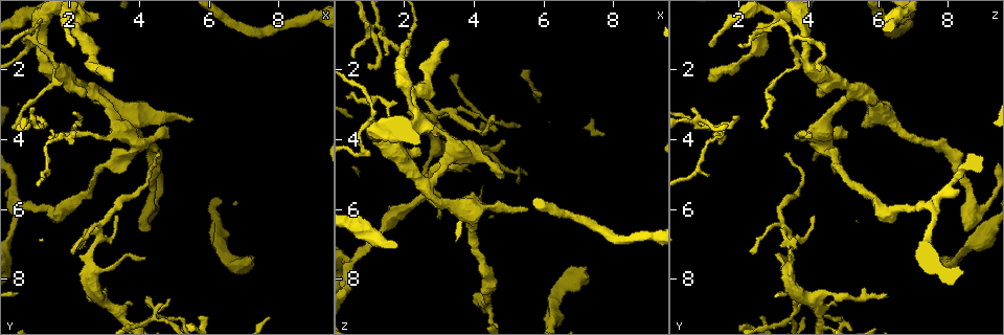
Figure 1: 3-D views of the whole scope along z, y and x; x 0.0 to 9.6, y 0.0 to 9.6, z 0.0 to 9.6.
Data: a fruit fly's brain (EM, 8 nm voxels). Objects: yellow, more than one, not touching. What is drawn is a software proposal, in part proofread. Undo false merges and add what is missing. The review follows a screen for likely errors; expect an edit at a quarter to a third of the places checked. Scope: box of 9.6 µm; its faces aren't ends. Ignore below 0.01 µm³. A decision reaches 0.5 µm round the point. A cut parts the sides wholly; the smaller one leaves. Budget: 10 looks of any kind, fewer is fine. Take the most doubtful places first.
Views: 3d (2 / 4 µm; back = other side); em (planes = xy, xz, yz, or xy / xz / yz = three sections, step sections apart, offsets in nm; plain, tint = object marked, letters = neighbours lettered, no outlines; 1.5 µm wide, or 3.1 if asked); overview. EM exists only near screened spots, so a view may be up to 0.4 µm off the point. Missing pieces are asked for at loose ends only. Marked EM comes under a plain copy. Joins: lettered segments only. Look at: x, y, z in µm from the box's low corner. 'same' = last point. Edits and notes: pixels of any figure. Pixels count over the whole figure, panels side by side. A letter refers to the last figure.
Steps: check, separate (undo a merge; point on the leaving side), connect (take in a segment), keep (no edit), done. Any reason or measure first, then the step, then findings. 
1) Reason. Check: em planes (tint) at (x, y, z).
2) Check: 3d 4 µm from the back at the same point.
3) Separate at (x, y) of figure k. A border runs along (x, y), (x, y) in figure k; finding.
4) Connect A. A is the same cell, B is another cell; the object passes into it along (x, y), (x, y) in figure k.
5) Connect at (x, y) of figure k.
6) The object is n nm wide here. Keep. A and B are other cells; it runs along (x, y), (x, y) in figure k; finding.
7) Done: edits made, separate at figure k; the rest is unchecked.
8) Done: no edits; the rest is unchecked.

Branch stops here. Check: em planes (letters) at (1.40, 3.75, 1.65).

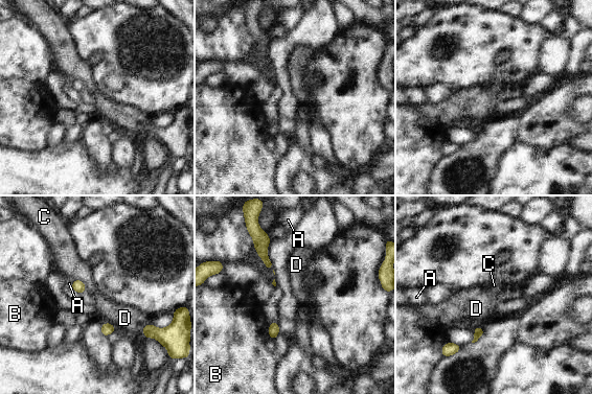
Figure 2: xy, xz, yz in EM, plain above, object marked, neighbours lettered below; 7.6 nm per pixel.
The longest contact is with C, 130 nm. Keep. A, B, C and D are other cells; a border runs along (151, 323), (142, 328), (142, 334) in figure 2; none of them fits.

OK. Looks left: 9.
Tapers out. Check: em planes (letters) at (3.05, 8.55, 6.20).

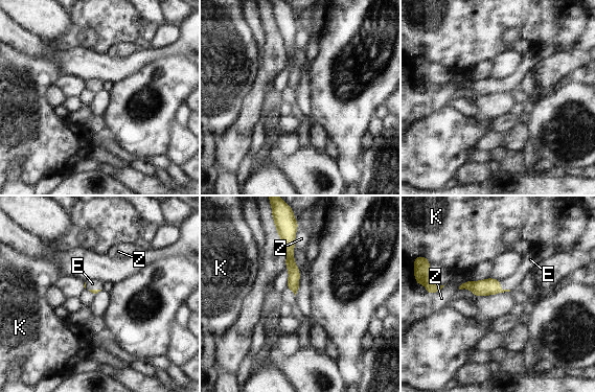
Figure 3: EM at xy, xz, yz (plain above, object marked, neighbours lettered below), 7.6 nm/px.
Connect at (513, 282) of figure 3. E is the same cell, K and Z are other cells; the object passes into it along (487, 286), (502, 290), (513, 282) in figure 3; it goes on there.

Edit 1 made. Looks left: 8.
An open end. Check: em xy step 4 (letters) at (4.80, 4.00, 5.00).

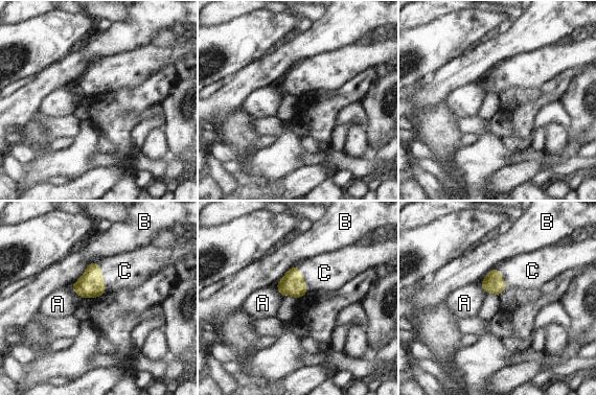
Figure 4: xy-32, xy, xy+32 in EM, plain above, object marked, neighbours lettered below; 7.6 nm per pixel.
Another direction. Check: em yz step 4 (letters) at the same point.

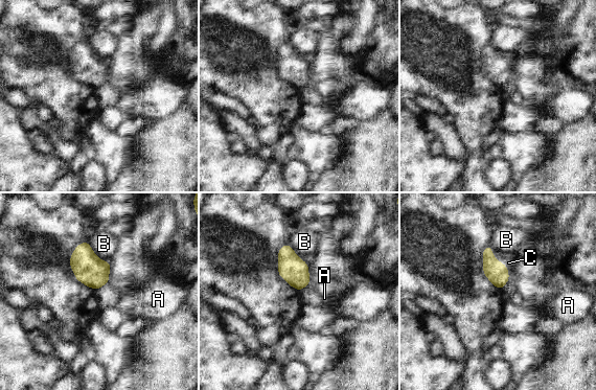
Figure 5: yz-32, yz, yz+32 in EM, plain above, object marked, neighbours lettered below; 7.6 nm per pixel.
Connect at (507, 260) of figure 5. C is the same cell, A and B are other cells; the object passes into it along (496, 272), (500, 262), (507, 260) in figure 5; the cell continues.

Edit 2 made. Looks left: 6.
See it whole again. Check: overview.

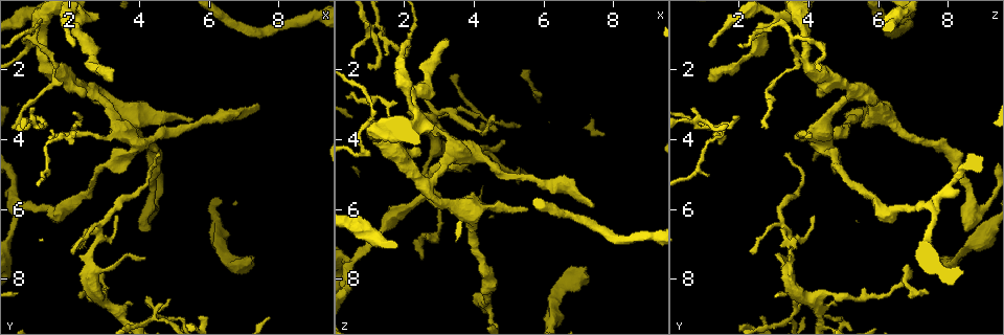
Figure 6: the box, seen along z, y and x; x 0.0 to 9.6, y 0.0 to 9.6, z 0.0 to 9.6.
Free end. Check: em xy step 4 (tint) at (2.10, 1.35, 1.15).

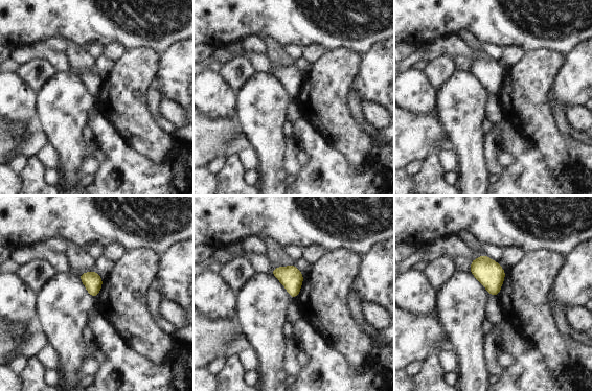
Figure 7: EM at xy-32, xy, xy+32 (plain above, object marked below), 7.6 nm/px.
Cut it another way. Check: em planes (letters) at the same point.

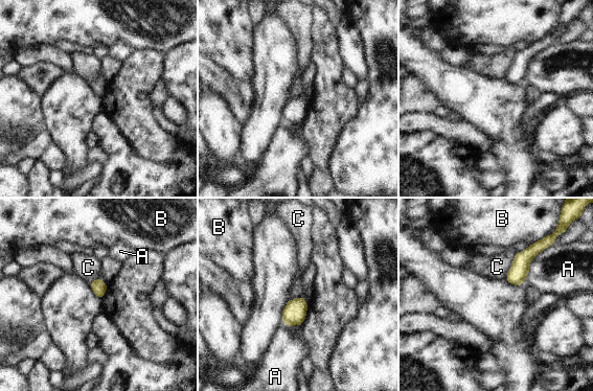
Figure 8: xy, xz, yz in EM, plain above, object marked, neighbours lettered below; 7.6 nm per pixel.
The object is 110 nm wide here. Keep. A, B and C are other cells; a border runs along (516, 253), (512, 265), (504, 278) in figure 8; none of them fits.

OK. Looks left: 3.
Done: edits made, connect at figure 3, connect at figure 5; the rest is unchecked.

